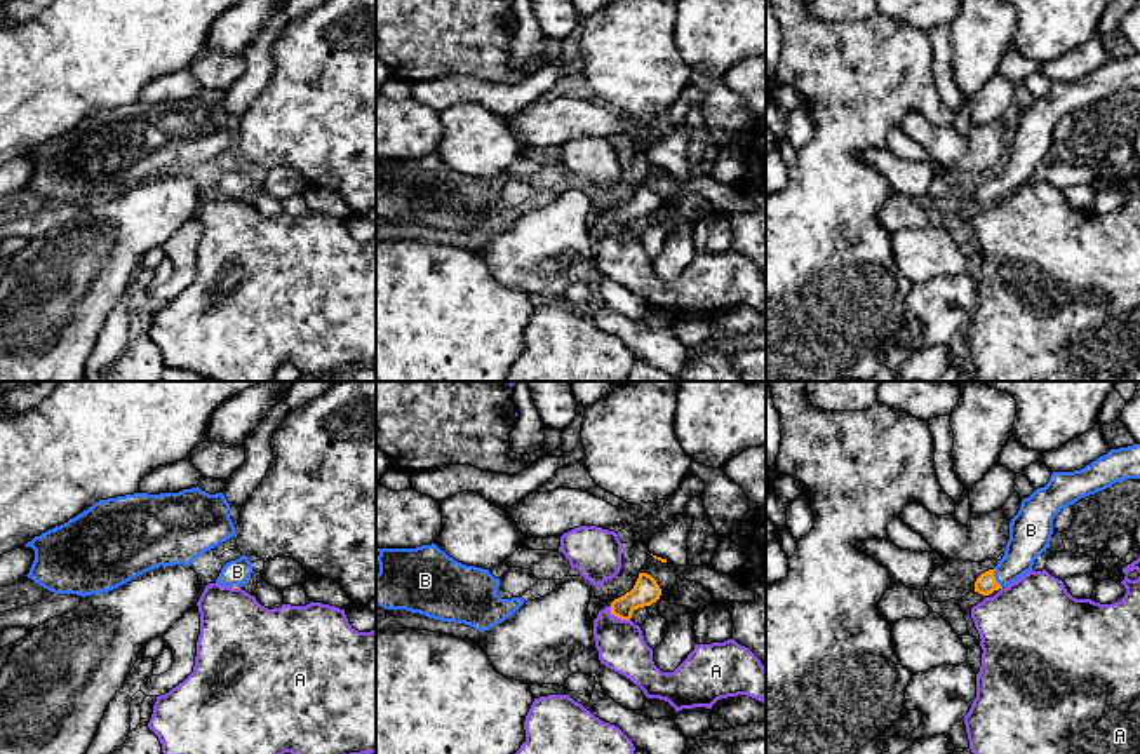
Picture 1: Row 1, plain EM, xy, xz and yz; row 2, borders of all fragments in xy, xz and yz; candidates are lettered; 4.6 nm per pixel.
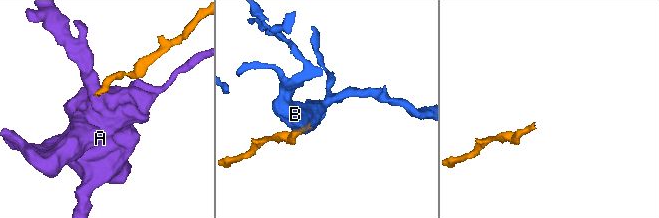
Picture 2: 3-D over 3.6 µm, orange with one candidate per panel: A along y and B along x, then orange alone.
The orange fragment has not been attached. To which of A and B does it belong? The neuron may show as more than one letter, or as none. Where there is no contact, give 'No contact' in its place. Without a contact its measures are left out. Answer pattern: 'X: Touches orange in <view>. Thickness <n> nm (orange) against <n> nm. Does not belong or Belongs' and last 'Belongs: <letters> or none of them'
A: Touches orange in xz. Thickness 120 nm (orange) against 220 nm. Does not belong
B: Touches orange in yz. Thickness 100 nm (orange) against 190 nm. Belongs
Belongs: B

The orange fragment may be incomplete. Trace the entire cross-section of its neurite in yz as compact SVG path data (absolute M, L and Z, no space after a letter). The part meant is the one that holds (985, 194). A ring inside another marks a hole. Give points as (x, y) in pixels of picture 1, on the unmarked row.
M1140 54L1110 59L1081 80L1053 82L1044 98L1022 110L1018 124L1009 132L1003 169L976 188L975 202L989 205L1029 183L1048 158L1053 129L1063 117L1126 89L1140 89Z

